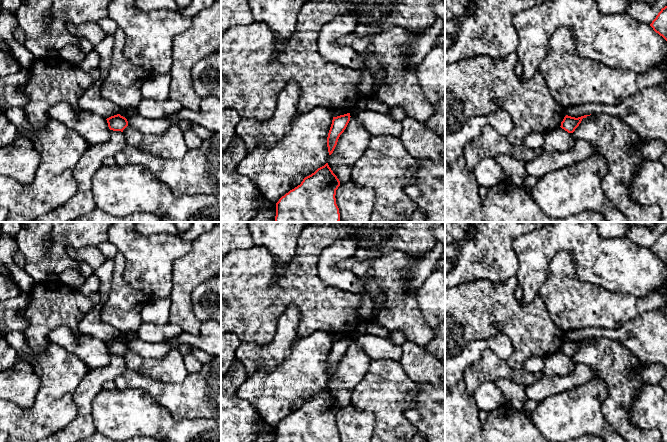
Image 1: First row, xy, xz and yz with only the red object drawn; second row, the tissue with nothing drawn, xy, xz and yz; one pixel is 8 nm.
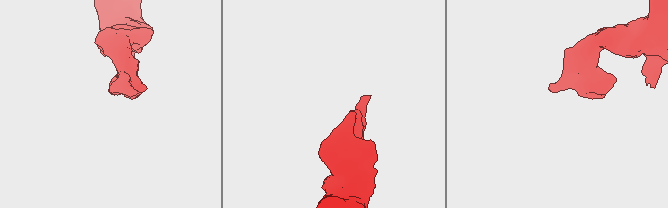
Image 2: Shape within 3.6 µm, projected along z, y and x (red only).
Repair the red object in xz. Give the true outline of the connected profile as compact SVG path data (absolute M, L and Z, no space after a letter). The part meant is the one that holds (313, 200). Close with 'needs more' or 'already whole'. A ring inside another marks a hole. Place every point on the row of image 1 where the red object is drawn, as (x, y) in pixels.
M326 163L279 199L275 222L339 222L335 198L339 186L339 179Z | already whole

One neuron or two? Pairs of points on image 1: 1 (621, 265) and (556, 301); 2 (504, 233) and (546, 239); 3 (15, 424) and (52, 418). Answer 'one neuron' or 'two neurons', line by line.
1: two neurons
2: two neurons
3: one neuron

